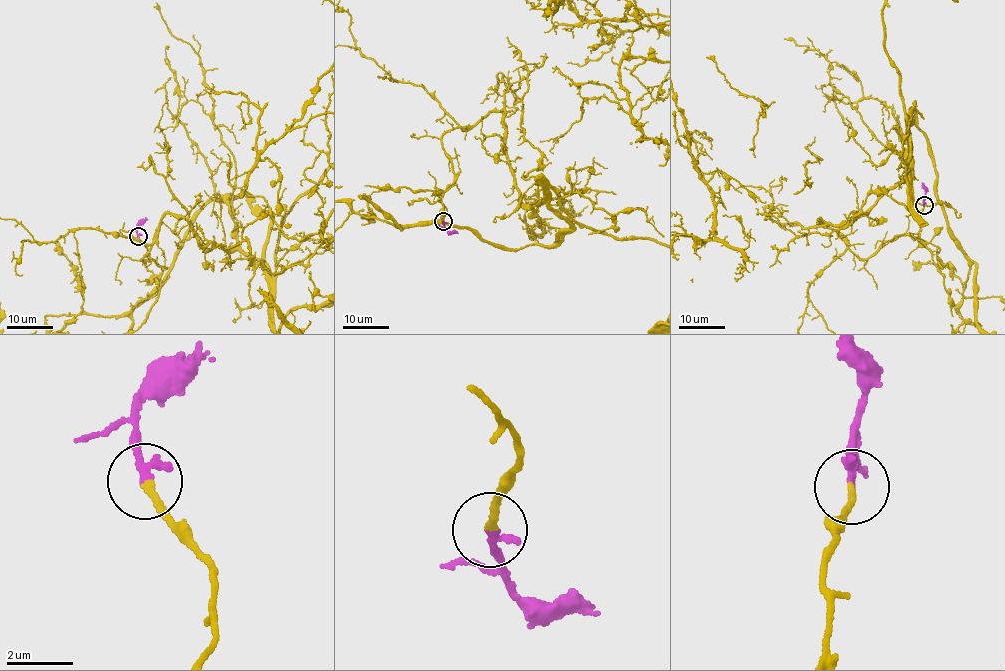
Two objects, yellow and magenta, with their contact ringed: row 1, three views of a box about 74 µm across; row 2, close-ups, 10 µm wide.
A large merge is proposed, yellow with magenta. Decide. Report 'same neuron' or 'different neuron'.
same neuron

